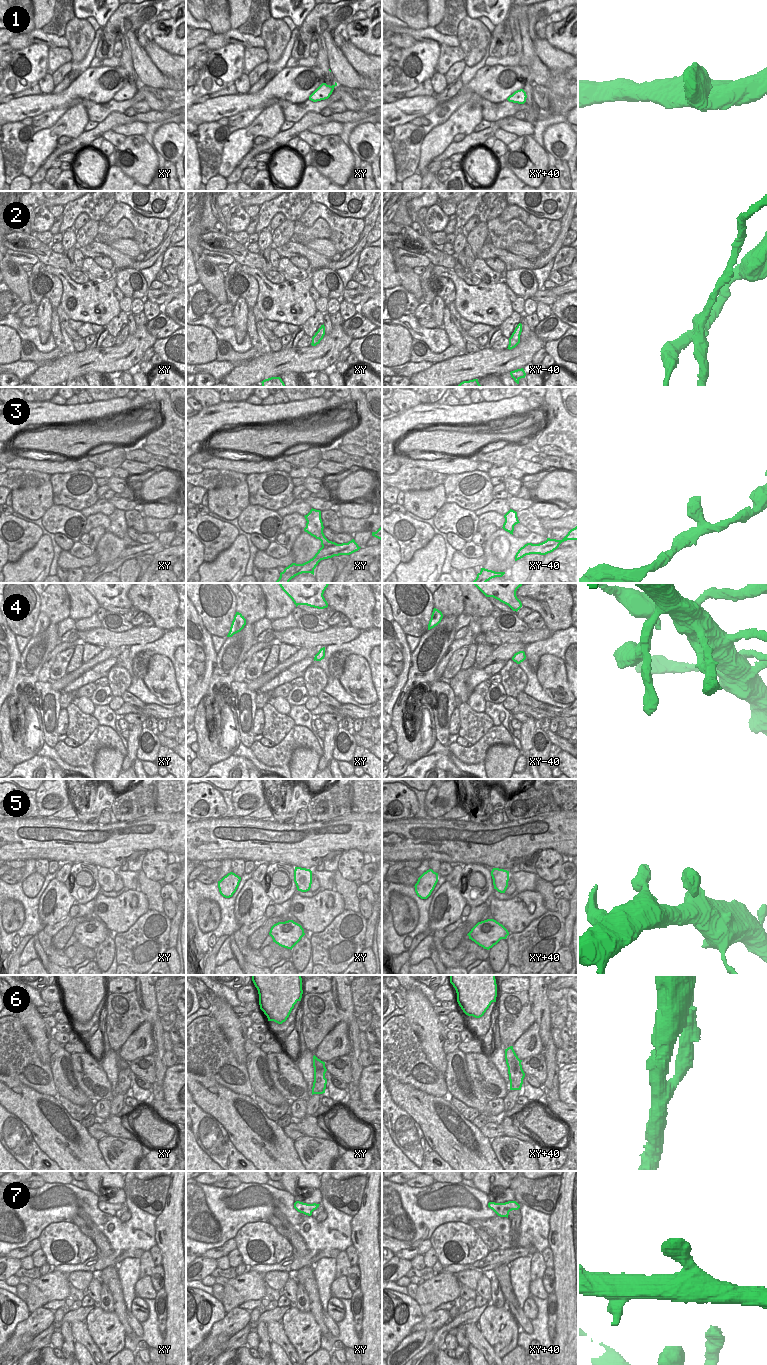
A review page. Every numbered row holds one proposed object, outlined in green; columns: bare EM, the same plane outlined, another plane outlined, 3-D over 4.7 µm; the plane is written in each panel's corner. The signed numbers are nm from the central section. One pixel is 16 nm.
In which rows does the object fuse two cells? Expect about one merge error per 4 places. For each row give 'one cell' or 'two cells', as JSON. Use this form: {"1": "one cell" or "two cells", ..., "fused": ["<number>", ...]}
{"1": "one cell", "2": "two cells", "3": "one cell", "4": "one cell", "5": "one cell", "6": "one cell", "7": "one cell", "fused": ["2"]}

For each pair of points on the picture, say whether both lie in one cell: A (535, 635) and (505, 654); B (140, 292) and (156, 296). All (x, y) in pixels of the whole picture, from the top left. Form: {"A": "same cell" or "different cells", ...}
{"A": "different cells", "B": "different cells"}

